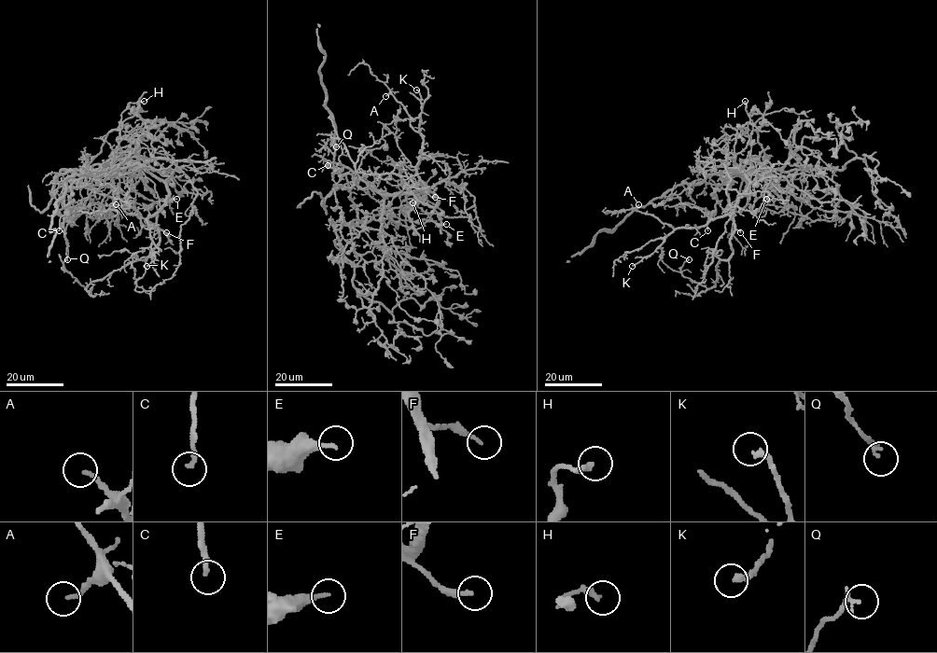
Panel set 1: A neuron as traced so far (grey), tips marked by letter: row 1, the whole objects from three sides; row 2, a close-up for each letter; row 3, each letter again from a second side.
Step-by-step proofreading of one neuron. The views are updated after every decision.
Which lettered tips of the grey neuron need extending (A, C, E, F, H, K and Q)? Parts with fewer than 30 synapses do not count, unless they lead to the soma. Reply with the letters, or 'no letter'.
A, C, K

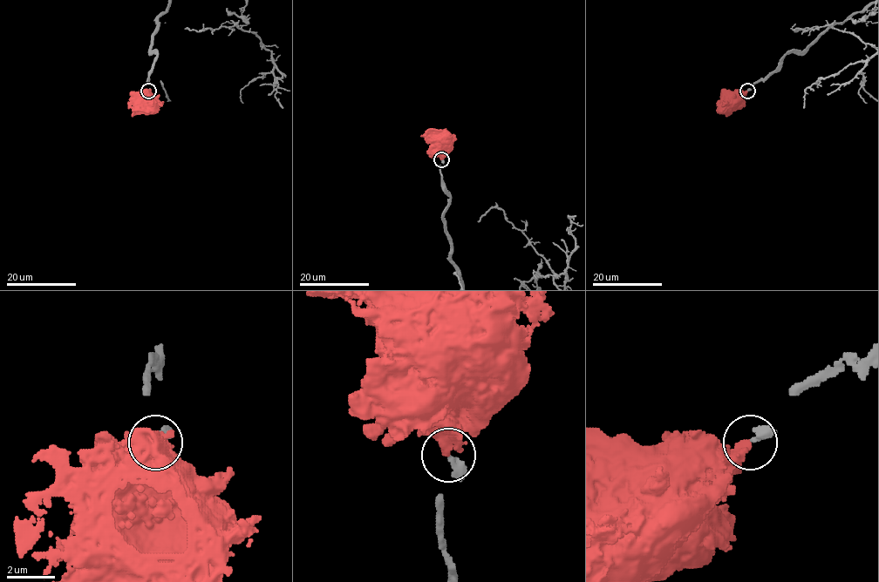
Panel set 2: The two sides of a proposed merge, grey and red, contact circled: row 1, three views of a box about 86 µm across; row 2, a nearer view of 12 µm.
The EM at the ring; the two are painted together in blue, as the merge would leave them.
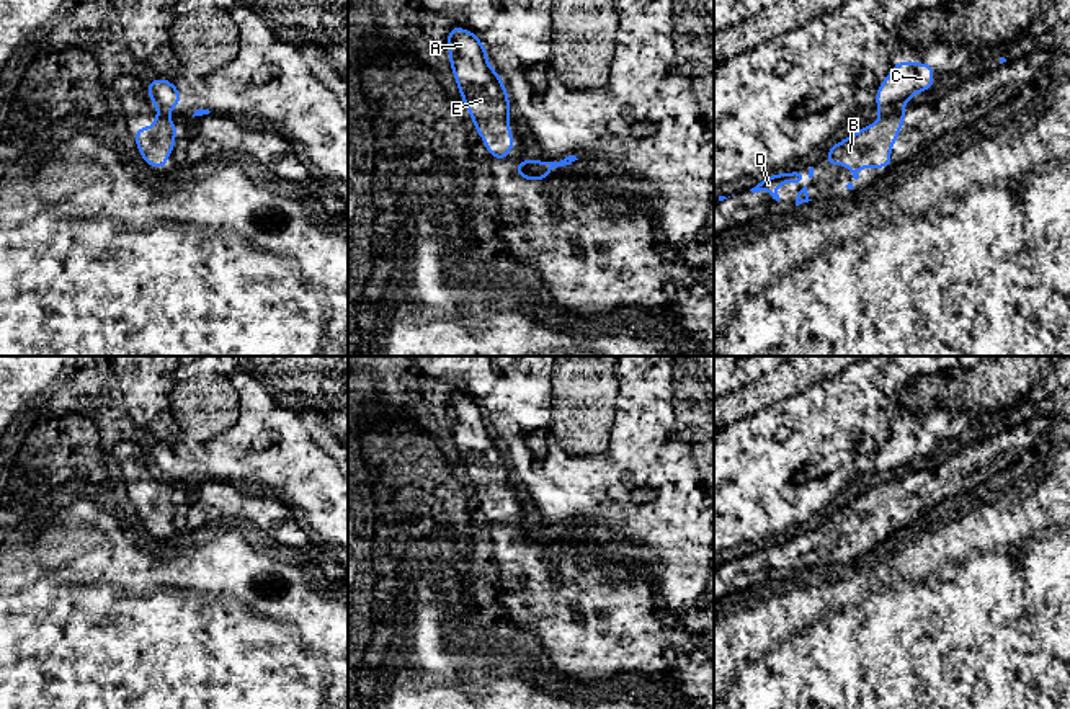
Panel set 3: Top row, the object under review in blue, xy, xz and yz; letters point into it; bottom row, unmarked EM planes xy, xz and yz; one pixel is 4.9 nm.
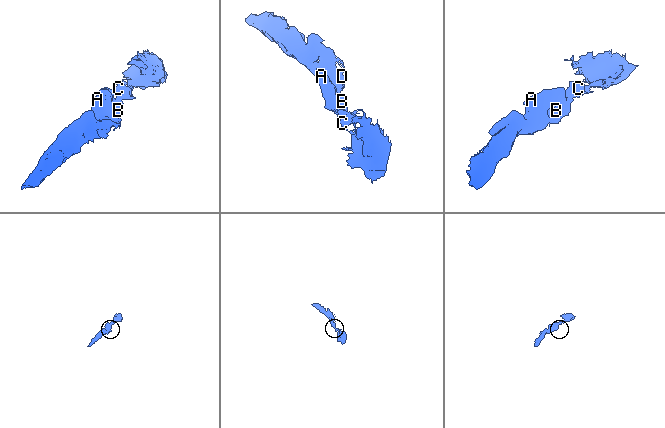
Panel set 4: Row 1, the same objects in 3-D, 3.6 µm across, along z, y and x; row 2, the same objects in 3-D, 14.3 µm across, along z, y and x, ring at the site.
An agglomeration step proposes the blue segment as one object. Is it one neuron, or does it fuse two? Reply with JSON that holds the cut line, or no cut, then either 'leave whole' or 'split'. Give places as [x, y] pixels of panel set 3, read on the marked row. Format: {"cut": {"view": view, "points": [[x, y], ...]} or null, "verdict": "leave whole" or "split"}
{"cut": null, "verdict": "leave whole"}

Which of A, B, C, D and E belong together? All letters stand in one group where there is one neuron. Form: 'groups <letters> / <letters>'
groups A B C D E

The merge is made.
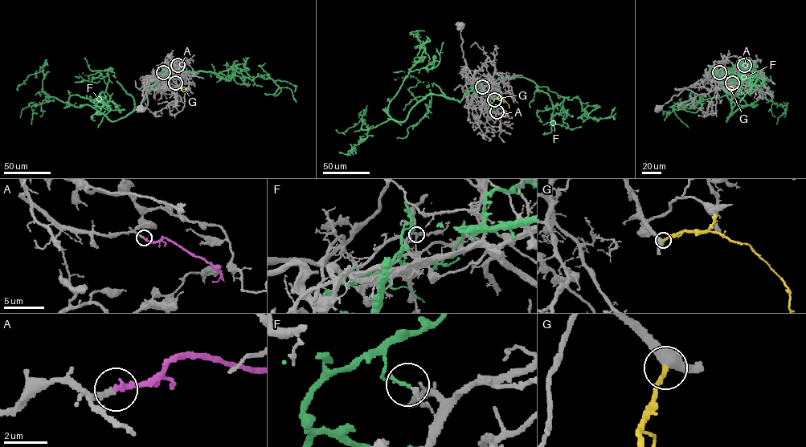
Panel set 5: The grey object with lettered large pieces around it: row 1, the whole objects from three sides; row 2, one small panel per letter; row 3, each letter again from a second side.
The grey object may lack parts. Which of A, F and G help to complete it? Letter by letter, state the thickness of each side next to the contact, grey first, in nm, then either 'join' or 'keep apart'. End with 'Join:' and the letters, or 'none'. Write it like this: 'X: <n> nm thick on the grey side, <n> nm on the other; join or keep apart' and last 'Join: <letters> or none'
A: 240 nm thick on the grey side, 240 nm on the other; join
F: 180 nm thick on the grey side, 130 nm on the other; keep apart
G: 480 nm thick on the grey side, 240 nm on the other; join
Join: A, G

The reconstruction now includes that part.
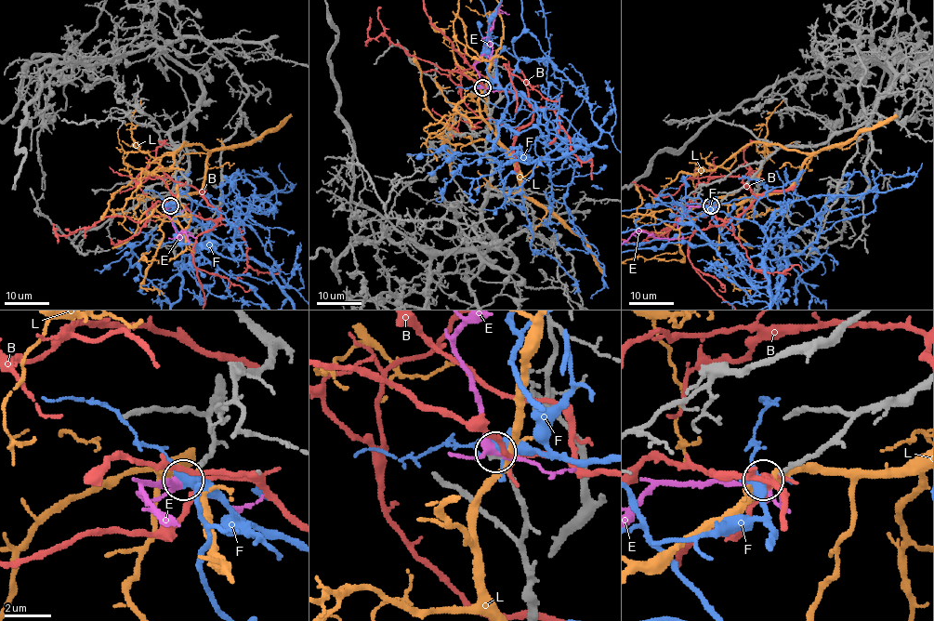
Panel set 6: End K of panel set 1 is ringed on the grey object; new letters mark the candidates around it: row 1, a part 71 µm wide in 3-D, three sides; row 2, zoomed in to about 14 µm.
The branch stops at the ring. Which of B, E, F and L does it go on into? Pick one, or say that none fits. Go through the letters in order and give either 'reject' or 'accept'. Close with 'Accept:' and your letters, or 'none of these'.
B: reject
E: accept
F: reject
L: reject
Accept: E

